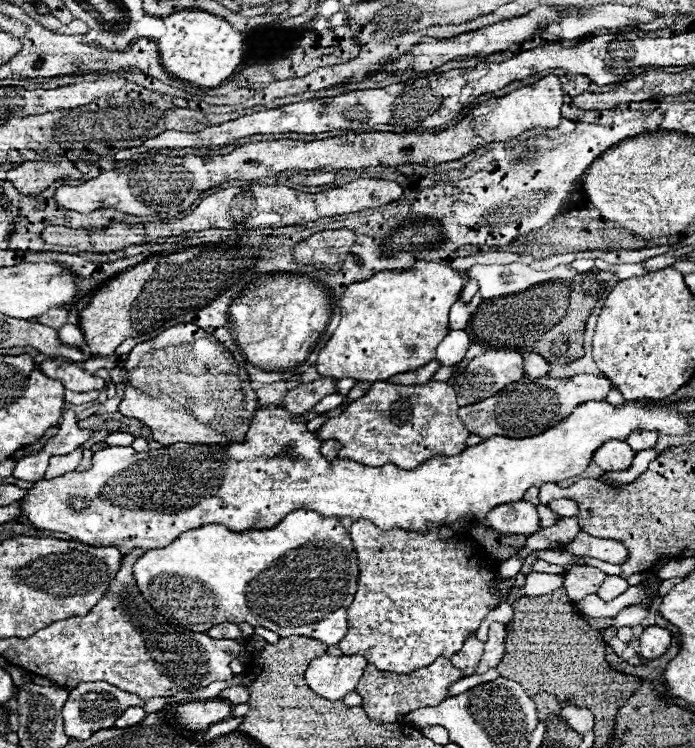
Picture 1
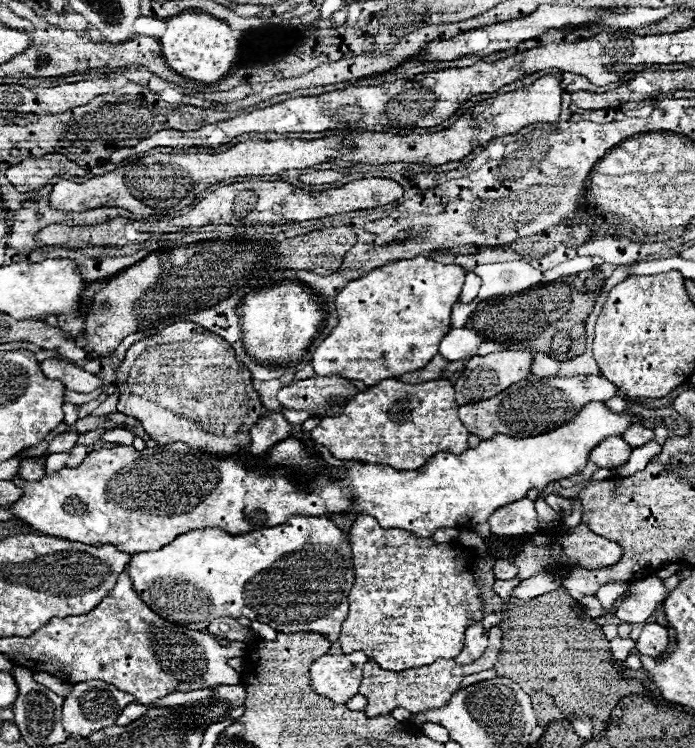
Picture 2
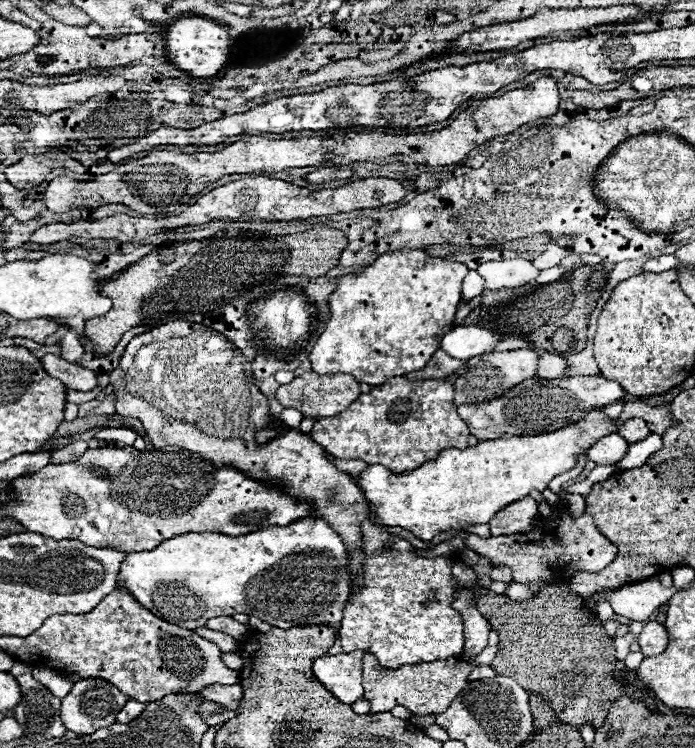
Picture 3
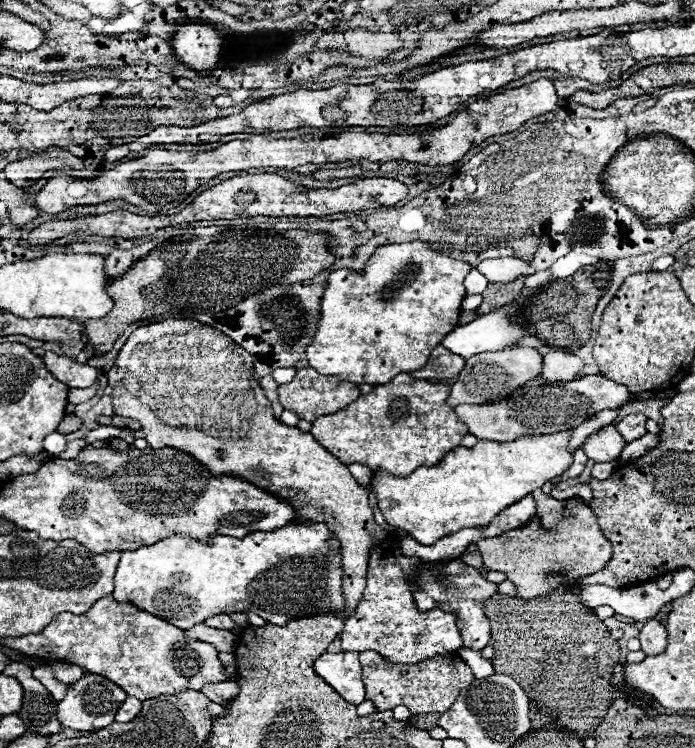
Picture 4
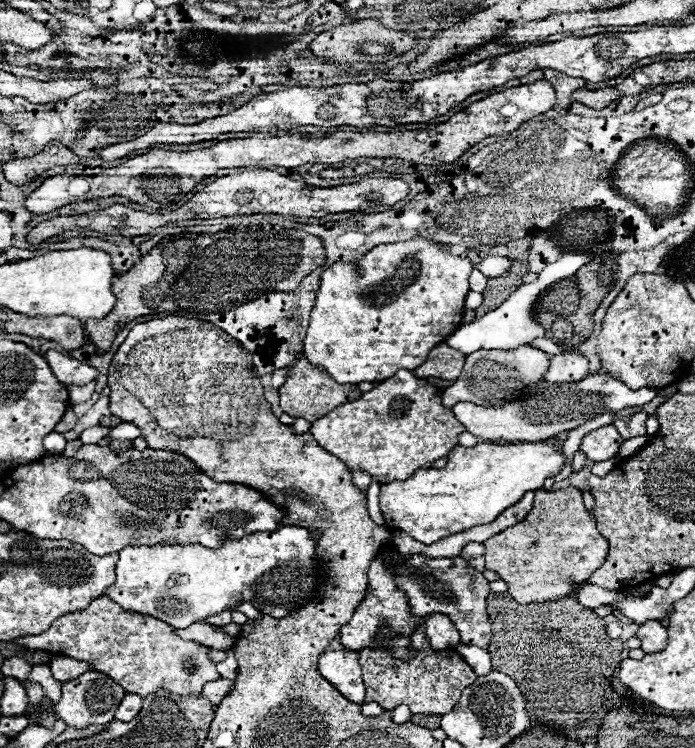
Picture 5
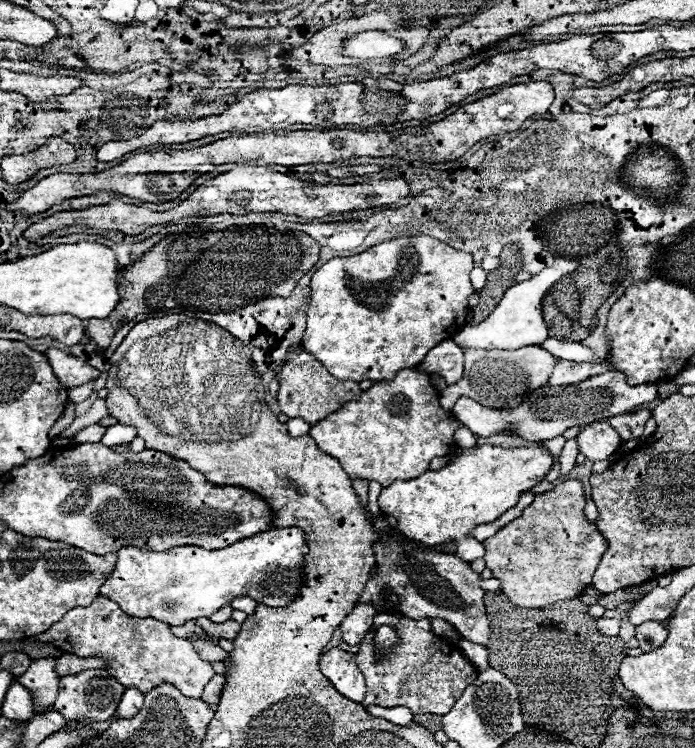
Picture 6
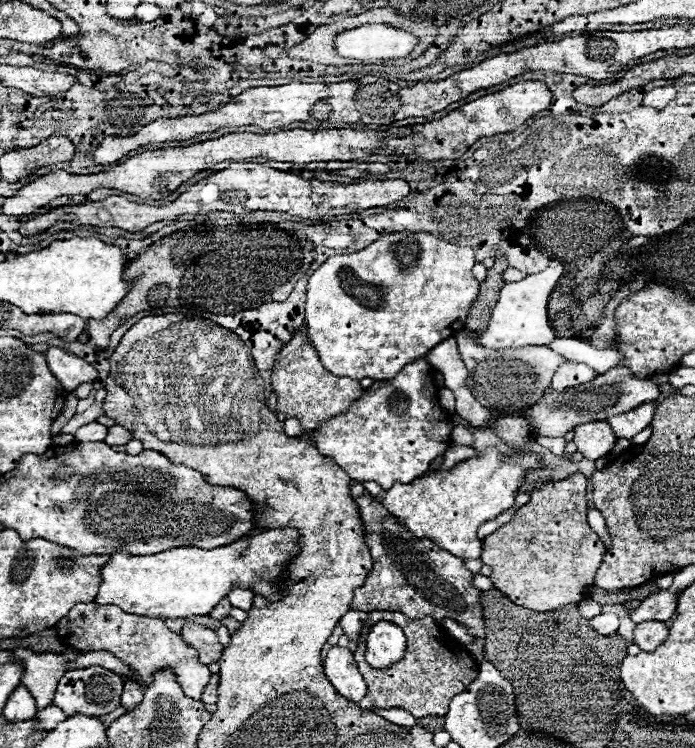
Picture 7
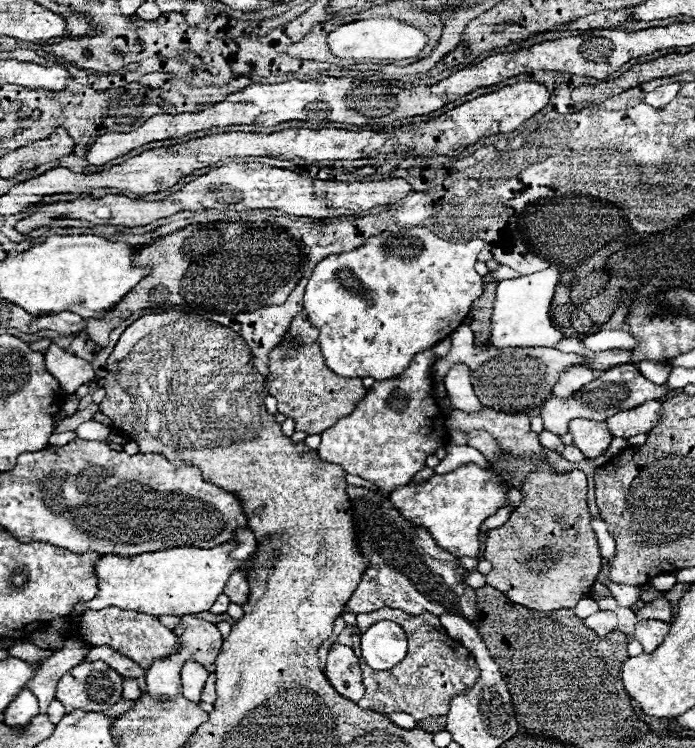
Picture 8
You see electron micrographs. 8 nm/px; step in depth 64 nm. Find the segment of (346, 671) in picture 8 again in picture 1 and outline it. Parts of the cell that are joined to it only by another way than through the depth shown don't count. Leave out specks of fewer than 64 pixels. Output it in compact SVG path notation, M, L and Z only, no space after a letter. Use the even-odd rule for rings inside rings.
M322 654L312 660L306 670L308 686L328 700L344 700L356 690L358 680L366 668L366 658L354 656L330 656Z

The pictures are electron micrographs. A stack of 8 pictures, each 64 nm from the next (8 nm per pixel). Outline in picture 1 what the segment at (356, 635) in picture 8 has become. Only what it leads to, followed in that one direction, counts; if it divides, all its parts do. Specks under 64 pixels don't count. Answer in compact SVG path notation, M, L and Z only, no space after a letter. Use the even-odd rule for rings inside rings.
M492 624L490 634L484 646L484 656L480 660L480 666L476 666L476 672L486 672L490 668L496 667L496 662L502 660L504 654L504 638L506 638L506 626L504 624ZM438 658L430 666L414 670L412 674L394 674L394 672L382 672L374 668L372 664L366 666L356 692L364 698L362 708L366 710L370 720L378 722L398 722L398 714L408 714L418 708L426 706L438 706L442 700L448 698L448 690L454 682L462 678L462 670L454 668L450 660Z

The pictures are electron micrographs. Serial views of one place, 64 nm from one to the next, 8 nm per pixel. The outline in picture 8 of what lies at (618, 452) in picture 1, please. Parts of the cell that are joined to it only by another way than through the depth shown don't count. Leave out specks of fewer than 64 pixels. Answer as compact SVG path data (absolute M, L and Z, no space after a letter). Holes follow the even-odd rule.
M584 418L572 420L568 432L574 438L574 446L580 448L586 458L596 458L598 454L604 454L612 440L606 422L596 422L596 420L584 420Z

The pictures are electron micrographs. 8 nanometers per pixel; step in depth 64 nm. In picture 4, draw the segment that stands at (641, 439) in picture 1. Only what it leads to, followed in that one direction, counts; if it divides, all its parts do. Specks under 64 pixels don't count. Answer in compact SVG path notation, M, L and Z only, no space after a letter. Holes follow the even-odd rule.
M630 414L616 424L616 430L626 438L626 442L632 442L634 438L640 438L642 434L646 434L644 422L646 422L644 414Z

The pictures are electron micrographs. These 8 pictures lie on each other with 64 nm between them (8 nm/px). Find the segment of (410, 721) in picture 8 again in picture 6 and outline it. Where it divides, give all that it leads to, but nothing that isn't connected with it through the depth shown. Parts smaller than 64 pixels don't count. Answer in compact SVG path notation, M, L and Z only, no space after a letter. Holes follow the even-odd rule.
M368 706L366 708L372 716L378 716L378 718L386 718L394 724L406 724L410 726L412 724L412 712L406 708L406 706L396 706L396 708L382 708L382 706Z

